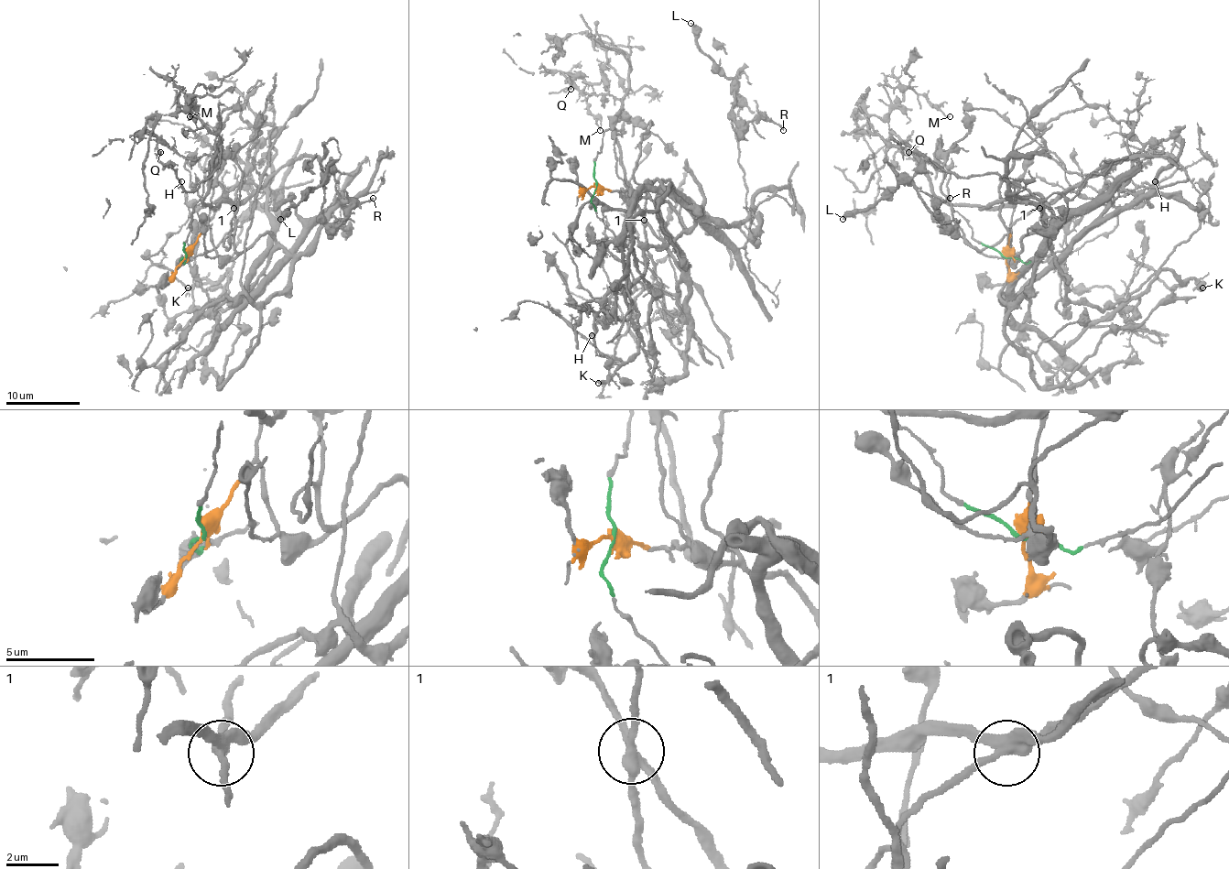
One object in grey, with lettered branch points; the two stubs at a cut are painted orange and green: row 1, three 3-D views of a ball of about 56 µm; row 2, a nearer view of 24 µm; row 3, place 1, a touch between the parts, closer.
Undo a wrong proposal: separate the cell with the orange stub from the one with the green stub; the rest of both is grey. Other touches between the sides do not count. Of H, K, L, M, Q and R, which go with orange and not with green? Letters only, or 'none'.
H, K, L, R

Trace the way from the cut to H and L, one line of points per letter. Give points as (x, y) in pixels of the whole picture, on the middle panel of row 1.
H: (595, 186), (647, 195), (657, 281), (614, 294), (592, 335)
L: (595, 186), (665, 201), (689, 229), (741, 225), (750, 216), (732, 123), (743, 97), (700, 48), (690, 23)

